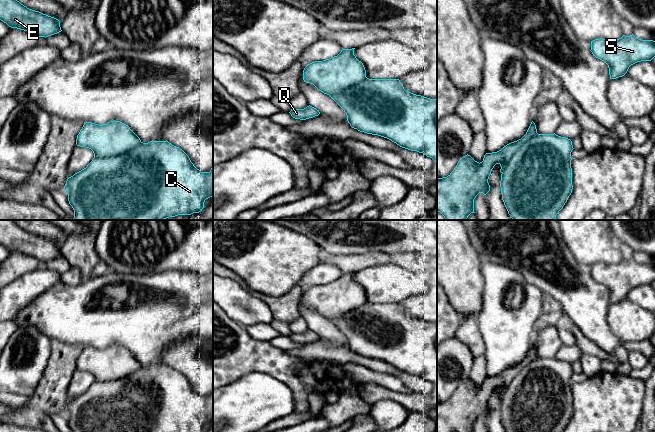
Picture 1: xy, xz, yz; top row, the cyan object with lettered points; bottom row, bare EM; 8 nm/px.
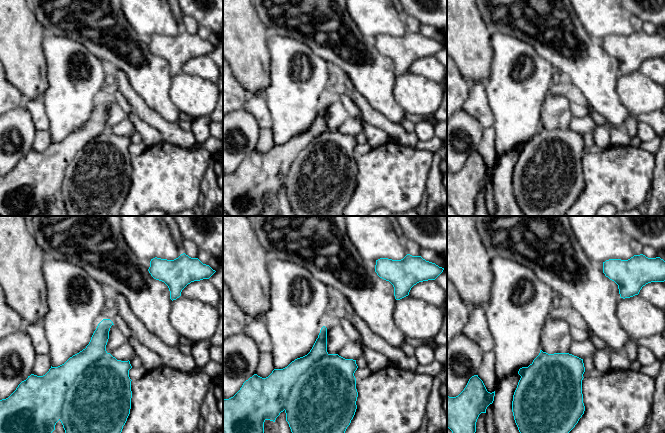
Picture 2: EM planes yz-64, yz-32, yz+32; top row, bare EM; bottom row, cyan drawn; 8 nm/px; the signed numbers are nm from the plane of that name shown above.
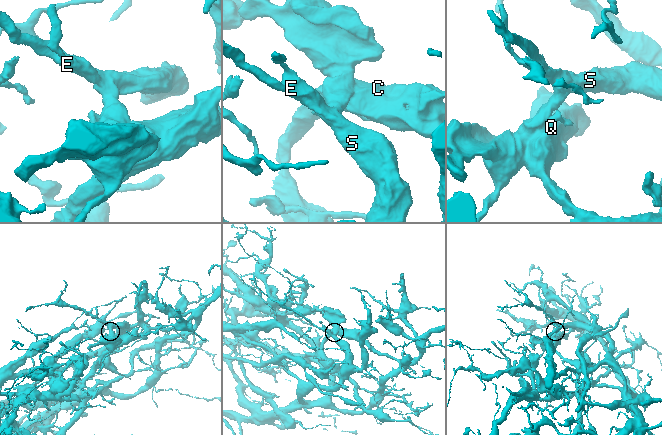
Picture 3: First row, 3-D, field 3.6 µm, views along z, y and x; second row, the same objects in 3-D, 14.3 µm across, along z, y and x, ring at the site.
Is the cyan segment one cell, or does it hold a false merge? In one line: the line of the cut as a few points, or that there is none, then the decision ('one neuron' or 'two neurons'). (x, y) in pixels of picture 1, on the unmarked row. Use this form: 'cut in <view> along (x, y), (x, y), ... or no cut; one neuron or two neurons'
cut in xy along (141, 366), (129, 375), (116, 379), (94, 380); two neurons

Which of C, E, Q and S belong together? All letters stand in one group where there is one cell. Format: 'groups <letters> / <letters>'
groups C Q / E S

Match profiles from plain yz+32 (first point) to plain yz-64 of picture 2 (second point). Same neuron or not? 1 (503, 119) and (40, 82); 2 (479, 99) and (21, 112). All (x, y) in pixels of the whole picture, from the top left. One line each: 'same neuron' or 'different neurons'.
1: different neurons
2: different neurons

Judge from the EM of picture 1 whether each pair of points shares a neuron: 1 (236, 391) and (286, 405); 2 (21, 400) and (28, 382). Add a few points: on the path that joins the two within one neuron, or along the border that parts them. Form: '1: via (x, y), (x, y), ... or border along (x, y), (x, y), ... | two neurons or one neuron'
1: via (248, 399), (274, 399) | one neuron
2: border along (10, 392), (29, 395) | two neurons

